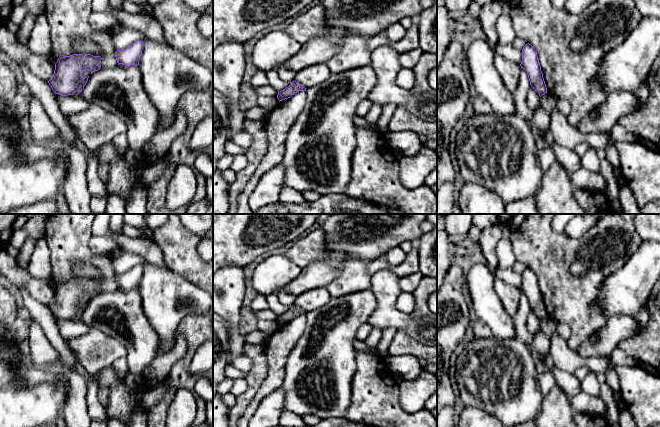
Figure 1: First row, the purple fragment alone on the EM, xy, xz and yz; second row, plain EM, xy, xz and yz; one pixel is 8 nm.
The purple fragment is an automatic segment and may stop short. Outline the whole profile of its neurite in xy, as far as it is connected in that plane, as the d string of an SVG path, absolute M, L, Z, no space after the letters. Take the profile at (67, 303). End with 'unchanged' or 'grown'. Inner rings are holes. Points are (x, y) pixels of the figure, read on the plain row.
M85 277L61 281L55 287L54 298L48 307L55 318L68 320L82 316L89 302L83 302L83 296L89 294L92 298L100 294L101 284L100 280Z; unchanged

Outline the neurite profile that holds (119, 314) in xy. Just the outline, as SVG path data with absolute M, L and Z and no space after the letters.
M116 289L93 296L81 320L124 344L132 373L143 375L157 357L161 338L144 313L138 290Z

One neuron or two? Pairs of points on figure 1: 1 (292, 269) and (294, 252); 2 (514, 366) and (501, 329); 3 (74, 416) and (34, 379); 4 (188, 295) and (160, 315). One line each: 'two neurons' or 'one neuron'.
1: two neurons
2: two neurons
3: two neurons
4: one neuron

